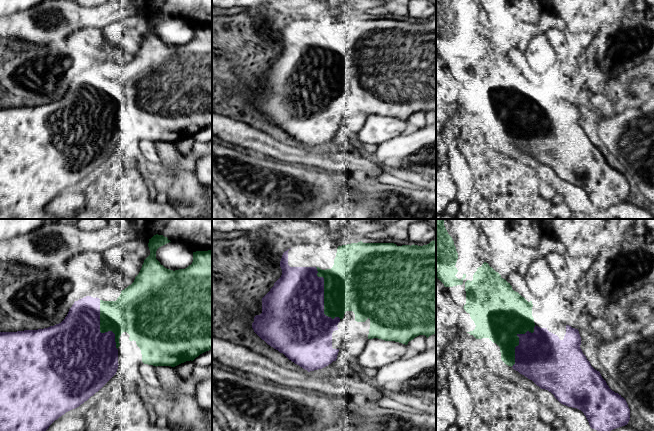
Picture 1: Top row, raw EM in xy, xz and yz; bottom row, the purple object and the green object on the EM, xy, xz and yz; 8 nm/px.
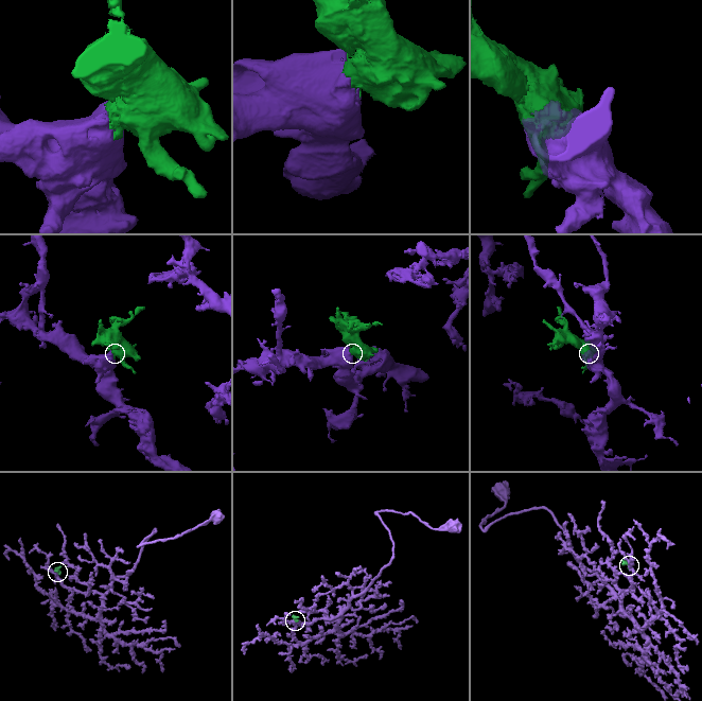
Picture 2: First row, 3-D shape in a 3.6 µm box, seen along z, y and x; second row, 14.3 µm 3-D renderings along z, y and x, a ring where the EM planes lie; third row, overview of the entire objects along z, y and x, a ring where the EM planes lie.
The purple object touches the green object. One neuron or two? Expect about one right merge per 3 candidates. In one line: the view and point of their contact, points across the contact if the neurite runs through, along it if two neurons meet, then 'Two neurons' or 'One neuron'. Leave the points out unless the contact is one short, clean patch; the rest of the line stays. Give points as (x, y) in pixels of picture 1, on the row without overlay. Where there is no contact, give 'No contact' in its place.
Touches purple at xz (323, 73). One neuron

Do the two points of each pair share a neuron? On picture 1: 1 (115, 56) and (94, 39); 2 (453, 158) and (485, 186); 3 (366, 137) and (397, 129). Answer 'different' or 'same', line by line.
1: same
2: different
3: same

